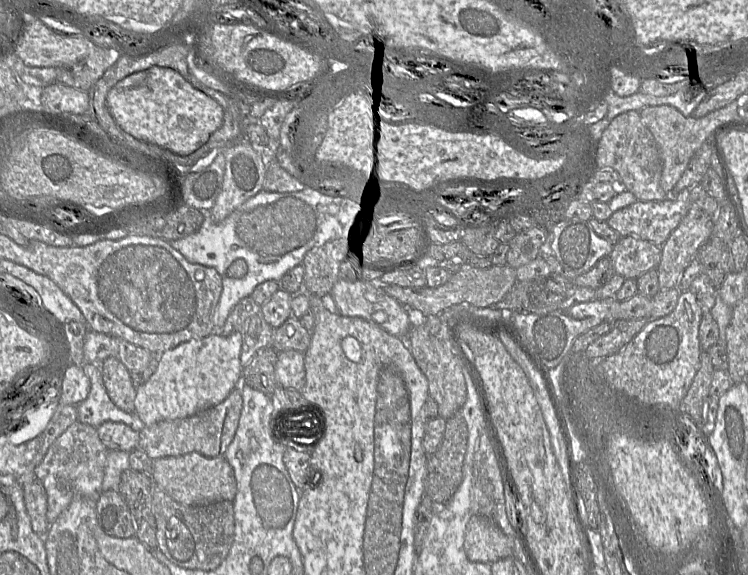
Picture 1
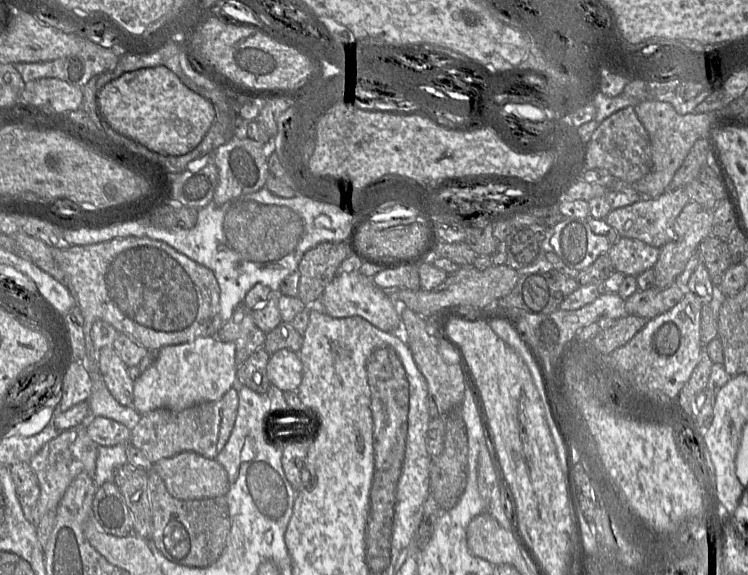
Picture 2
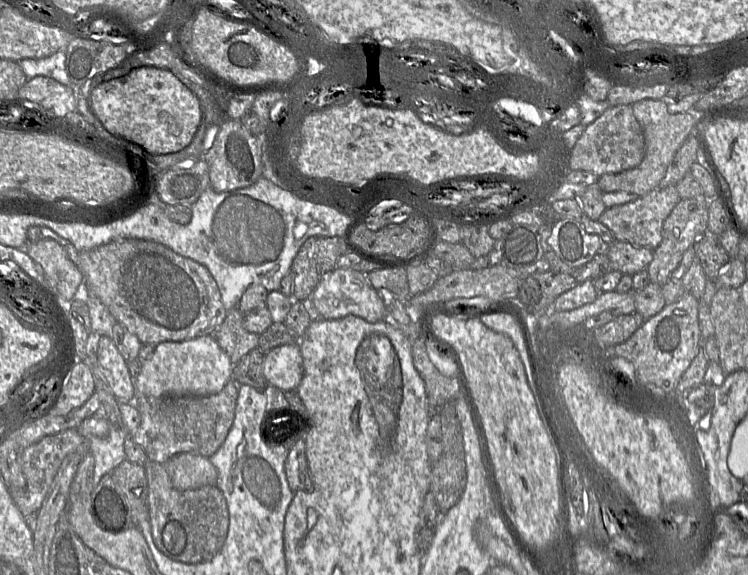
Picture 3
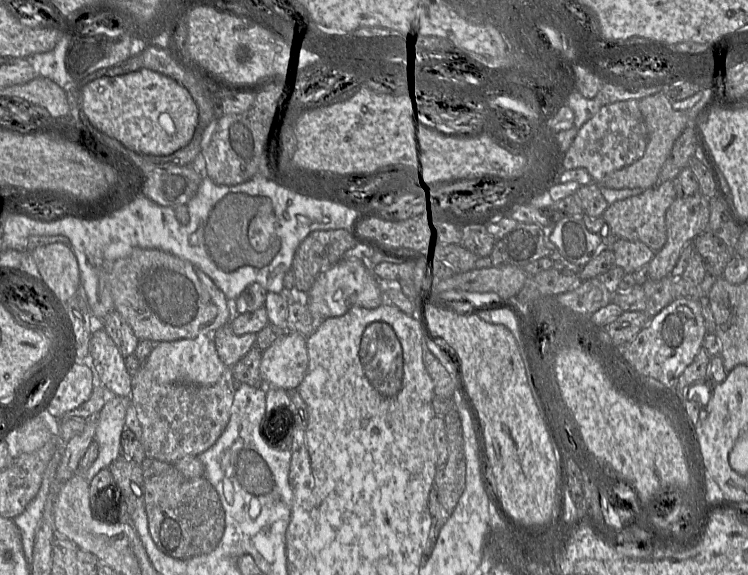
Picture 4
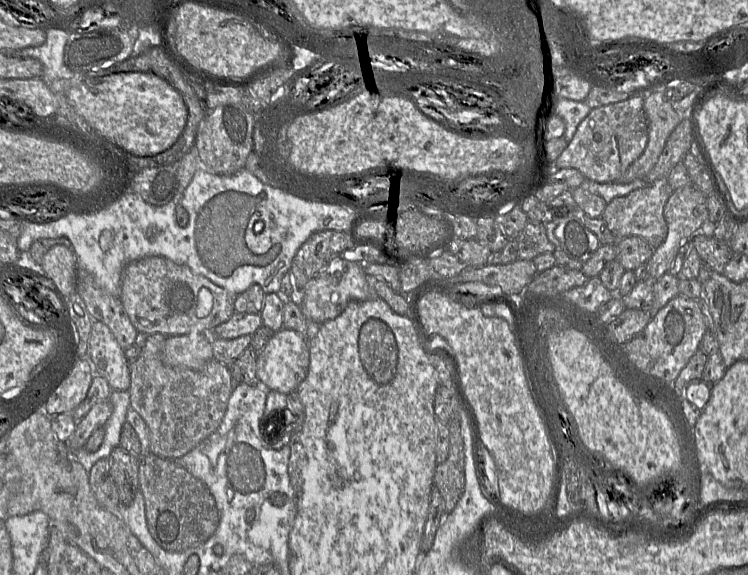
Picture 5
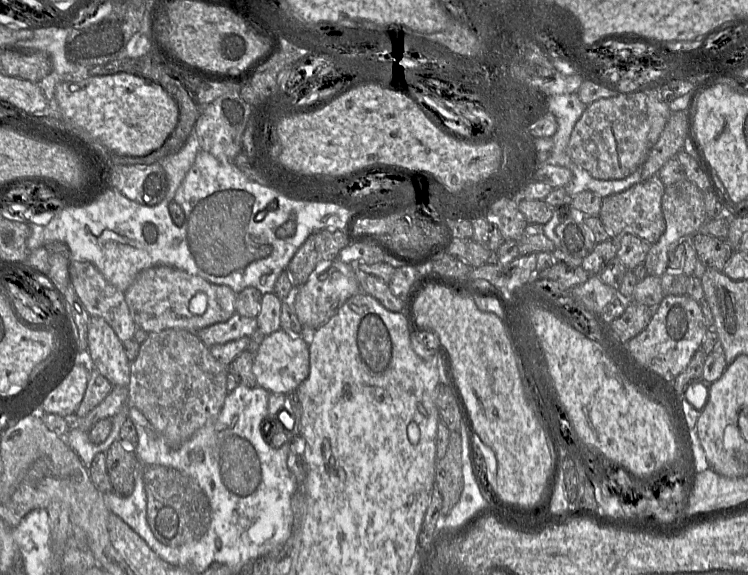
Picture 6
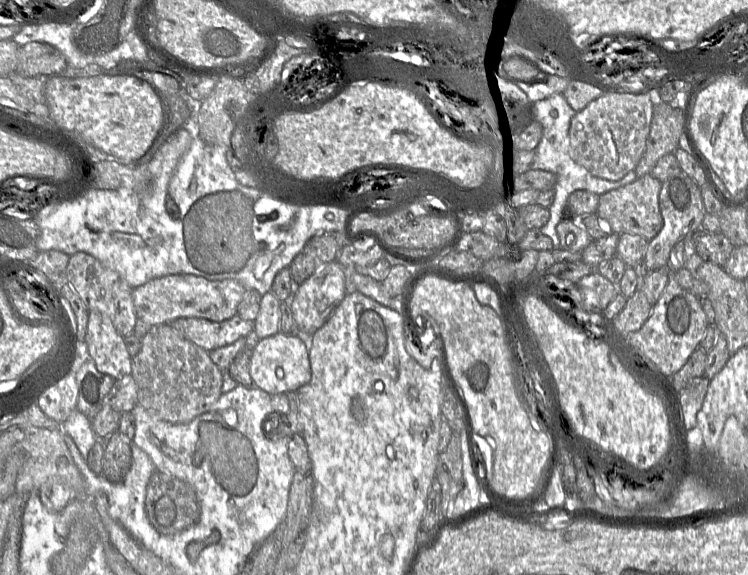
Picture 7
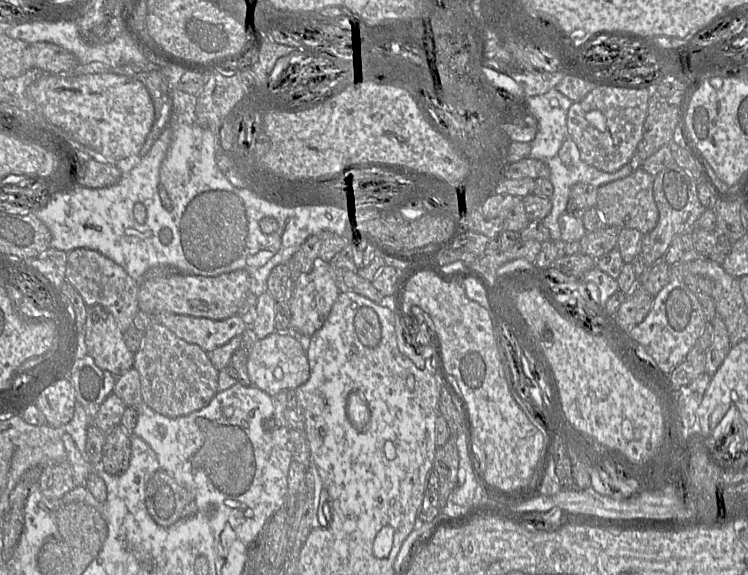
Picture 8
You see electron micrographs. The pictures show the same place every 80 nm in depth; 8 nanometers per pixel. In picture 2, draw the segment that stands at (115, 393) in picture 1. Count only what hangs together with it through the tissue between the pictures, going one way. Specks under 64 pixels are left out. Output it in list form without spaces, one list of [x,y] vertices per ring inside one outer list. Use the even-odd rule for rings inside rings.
[[[113,347],[98,352],[98,371],[114,399],[123,406],[133,406],[134,382],[128,375],[128,367]]]

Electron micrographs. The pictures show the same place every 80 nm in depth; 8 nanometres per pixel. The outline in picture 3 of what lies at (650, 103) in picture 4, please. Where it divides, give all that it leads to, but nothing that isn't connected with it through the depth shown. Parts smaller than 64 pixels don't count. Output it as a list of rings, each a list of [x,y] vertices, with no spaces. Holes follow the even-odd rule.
[[[644,99],[632,105],[635,118],[639,122],[644,138],[645,151],[641,163],[629,170],[614,174],[604,174],[598,178],[597,186],[603,192],[627,192],[644,196],[653,189],[658,188],[665,176],[668,166],[673,161],[677,151],[686,138],[692,134],[697,135],[699,127],[704,121],[717,111],[696,111],[691,108],[682,113],[671,113],[661,99]]]

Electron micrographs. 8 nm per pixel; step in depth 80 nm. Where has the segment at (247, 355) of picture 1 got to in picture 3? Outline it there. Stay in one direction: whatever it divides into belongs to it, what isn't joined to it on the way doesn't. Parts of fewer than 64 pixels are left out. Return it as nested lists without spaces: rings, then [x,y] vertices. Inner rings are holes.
[[[232,308],[214,337],[231,363],[236,365],[246,354],[258,347],[260,335],[246,331],[243,327],[243,314],[238,308]]]

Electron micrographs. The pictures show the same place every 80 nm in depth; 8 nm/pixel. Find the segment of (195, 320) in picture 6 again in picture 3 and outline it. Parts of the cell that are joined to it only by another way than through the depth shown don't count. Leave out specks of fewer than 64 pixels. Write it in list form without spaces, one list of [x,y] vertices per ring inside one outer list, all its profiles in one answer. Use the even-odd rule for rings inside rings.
[[[143,239],[113,240],[87,251],[79,251],[77,267],[84,276],[89,295],[97,296],[116,322],[137,336],[142,344],[179,342],[214,335],[227,316],[218,285],[208,269],[166,246]]]

